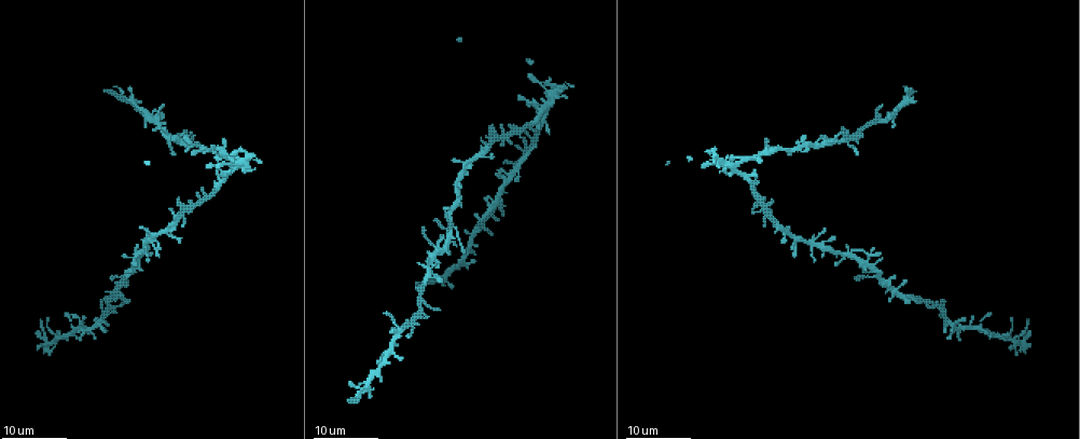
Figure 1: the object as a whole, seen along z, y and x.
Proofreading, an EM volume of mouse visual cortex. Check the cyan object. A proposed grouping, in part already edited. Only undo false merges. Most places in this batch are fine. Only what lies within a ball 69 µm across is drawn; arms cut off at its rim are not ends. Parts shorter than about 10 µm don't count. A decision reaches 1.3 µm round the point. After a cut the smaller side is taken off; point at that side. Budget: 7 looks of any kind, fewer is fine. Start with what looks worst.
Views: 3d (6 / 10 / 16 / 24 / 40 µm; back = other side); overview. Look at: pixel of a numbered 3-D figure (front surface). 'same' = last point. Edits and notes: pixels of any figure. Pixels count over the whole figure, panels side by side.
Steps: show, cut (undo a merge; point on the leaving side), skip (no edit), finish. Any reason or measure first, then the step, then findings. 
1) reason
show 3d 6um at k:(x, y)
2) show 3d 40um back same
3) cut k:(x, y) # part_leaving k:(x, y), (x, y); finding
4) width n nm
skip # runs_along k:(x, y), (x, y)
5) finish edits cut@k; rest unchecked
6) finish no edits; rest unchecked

show 3d 16um at 1:(733, 165)

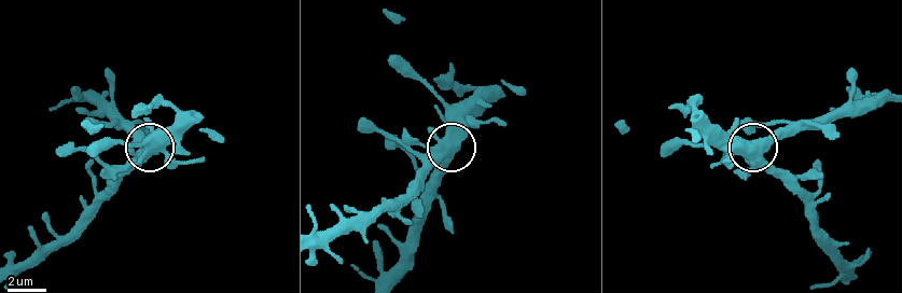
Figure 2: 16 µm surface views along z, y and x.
show 3d 6um at 2:(757, 143)

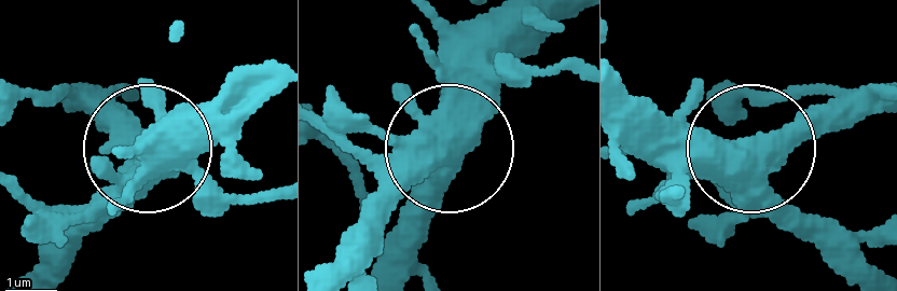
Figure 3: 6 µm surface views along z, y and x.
skip # runs_along 3:(38, 269), (141, 153); continuous, no second cell

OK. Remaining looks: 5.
a fork
show 3d 16um at 1:(776, 224)

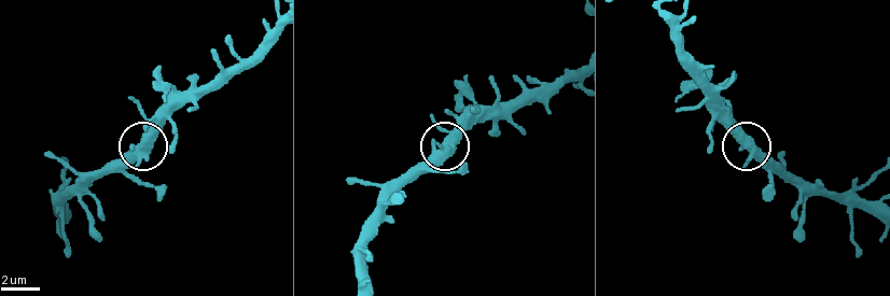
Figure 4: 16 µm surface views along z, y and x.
show 3d 10um at 4:(745, 145)

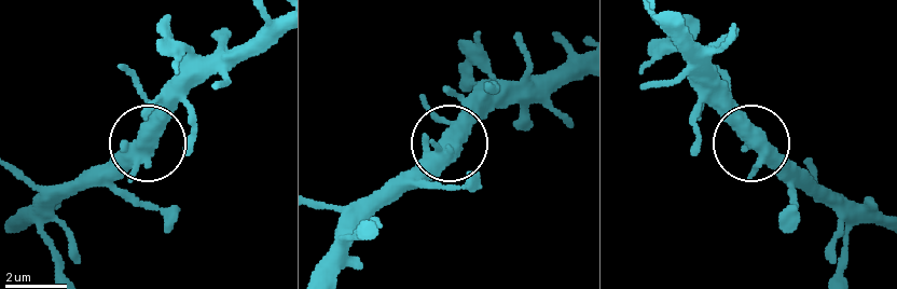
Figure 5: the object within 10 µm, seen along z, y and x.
side_arm 57 um
skip # runs_along 5:(143, 133), (143, 140), (195, 78); continuous, no second cell

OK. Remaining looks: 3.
narrows sharply
show 3d 24um at 1:(862, 129)

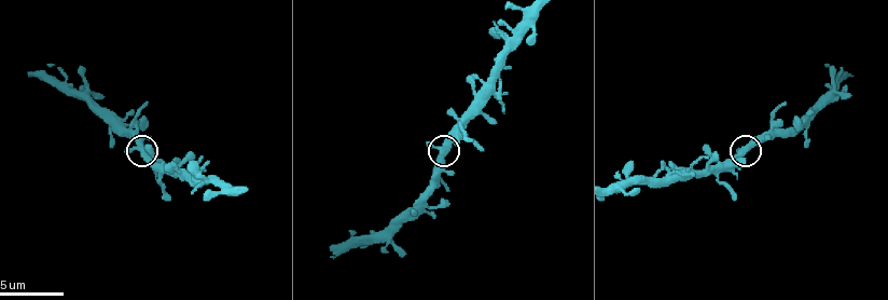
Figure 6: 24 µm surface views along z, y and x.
show 3d 10um at 6:(449, 148)

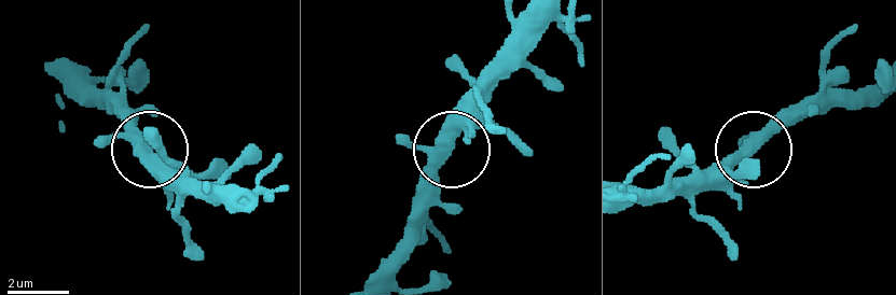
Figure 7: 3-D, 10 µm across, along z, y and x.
width 330 nm
skip # runs_along 7:(553, 17), (416, 193); all the same cell

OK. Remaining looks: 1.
thin neck
show 3d 10um at 6:(634, 181)

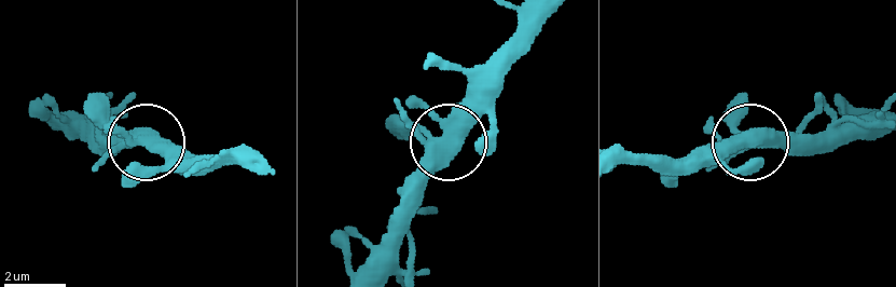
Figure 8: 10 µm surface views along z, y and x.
skip # continuous, no second cell

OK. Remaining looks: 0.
finish no edits; rest unchecked

